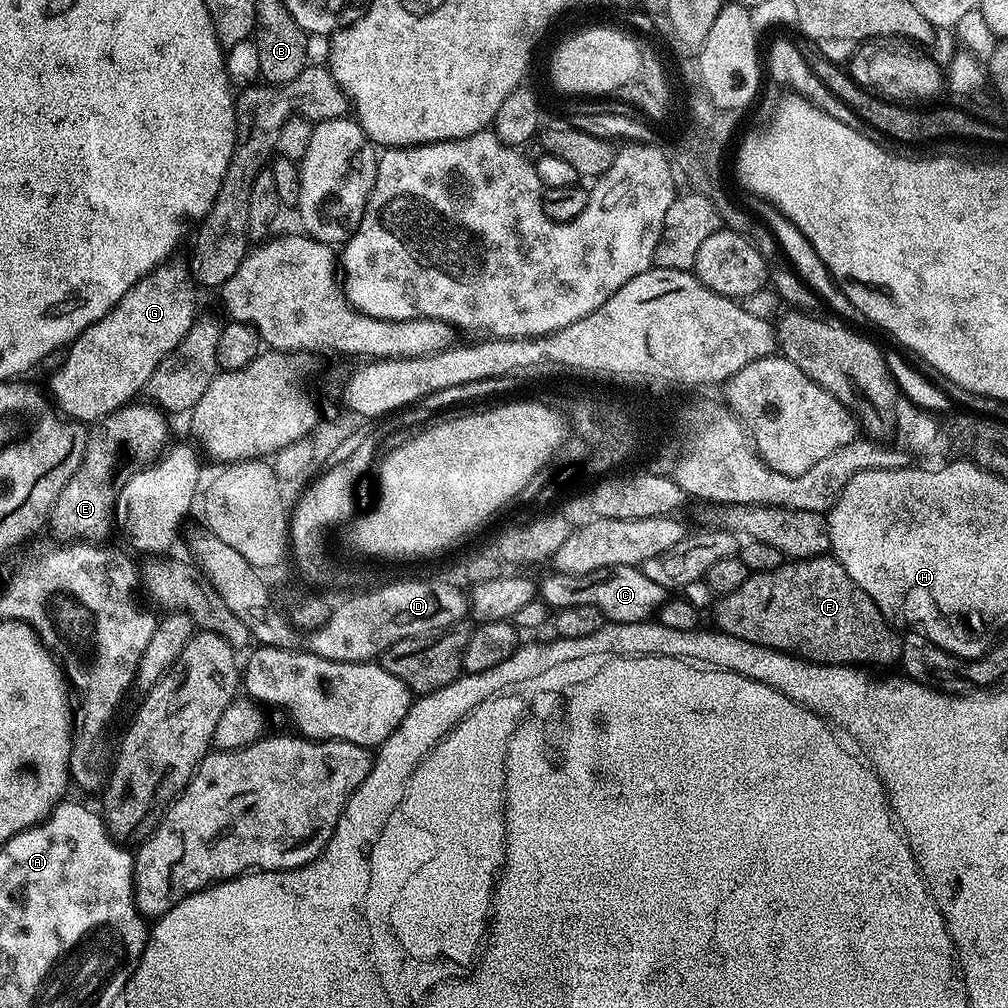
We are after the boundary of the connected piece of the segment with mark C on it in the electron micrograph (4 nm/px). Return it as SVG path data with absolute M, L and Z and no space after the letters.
M610 566L590 574L562 574L553 571L538 584L538 596L549 609L559 610L572 606L596 606L605 621L613 624L643 624L659 613L666 601L666 590L648 578L643 567Z

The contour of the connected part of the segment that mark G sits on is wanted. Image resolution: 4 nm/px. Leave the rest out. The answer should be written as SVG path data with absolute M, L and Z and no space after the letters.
M165 262L153 268L148 275L143 276L120 301L110 309L98 322L94 322L71 344L67 345L69 358L62 366L51 373L52 388L56 391L55 403L65 417L77 422L95 422L103 416L108 416L129 402L148 387L150 374L158 370L162 358L166 358L186 338L190 326L198 319L196 312L196 290L189 265Z

